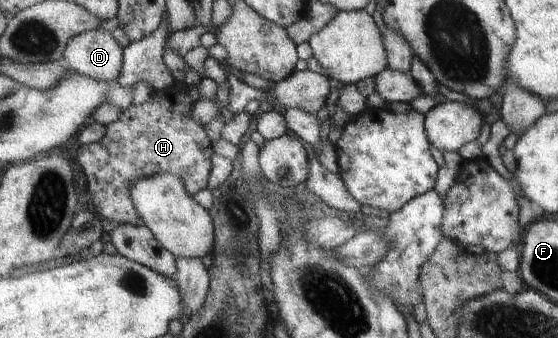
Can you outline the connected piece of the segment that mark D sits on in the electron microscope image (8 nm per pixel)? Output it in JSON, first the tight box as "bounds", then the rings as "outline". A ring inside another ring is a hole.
{"bounds":[65,29,123,82],"outline":[[[94,29],[70,40],[65,59],[73,69],[102,82],[119,80],[122,74],[123,48],[110,31]]]}

